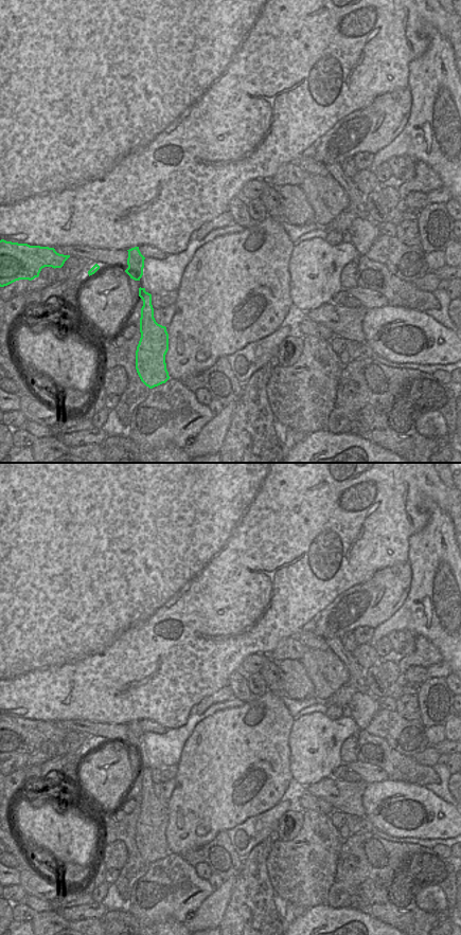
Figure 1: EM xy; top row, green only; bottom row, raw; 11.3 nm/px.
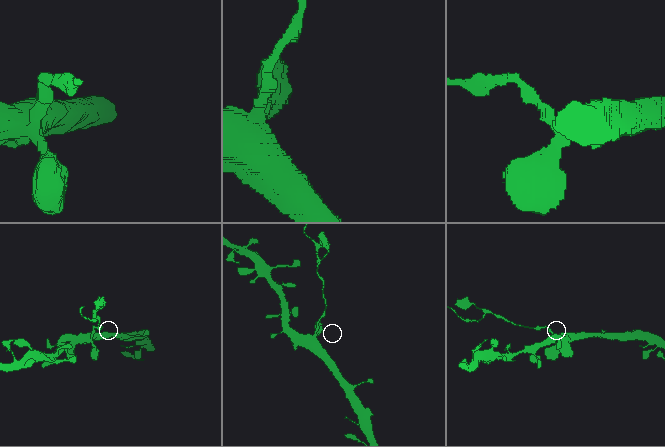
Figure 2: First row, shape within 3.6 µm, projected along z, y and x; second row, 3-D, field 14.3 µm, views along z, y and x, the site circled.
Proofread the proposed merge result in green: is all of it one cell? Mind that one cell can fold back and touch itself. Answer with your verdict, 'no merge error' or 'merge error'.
merge error

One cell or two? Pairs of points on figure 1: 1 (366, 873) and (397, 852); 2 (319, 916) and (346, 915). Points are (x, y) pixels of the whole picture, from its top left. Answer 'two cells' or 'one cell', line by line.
1: one cell
2: one cell

